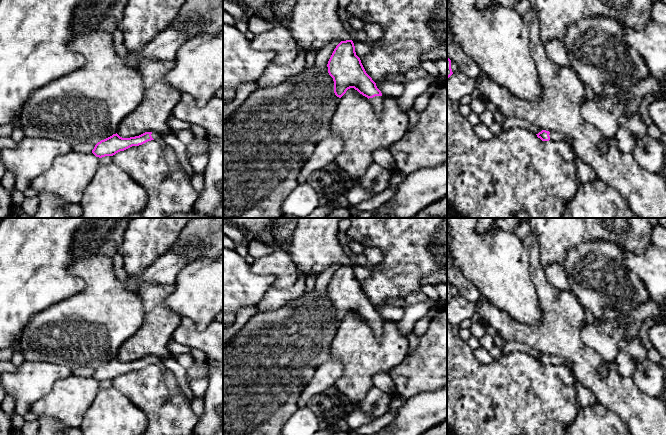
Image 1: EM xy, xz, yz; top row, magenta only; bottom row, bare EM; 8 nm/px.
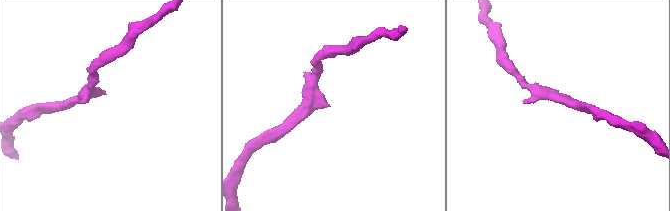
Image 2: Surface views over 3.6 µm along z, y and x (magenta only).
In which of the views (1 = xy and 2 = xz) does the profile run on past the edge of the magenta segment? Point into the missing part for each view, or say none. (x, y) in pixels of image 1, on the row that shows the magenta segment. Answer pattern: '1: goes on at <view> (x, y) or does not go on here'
1: goes on at xy (155, 136)
2: goes on at xz (377, 101)

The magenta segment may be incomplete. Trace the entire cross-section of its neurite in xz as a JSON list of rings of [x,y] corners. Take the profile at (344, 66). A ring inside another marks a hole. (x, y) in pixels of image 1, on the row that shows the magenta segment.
[[[352,40],[341,41],[334,49],[328,64],[328,73],[334,81],[334,93],[341,98],[348,89],[354,88],[367,97],[375,112],[382,117],[383,95],[376,83],[366,73],[356,55]]]

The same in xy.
[[[145,132],[139,136],[122,138],[117,133],[98,142],[92,153],[99,158],[113,156],[120,151],[124,151],[132,146],[139,146],[148,141],[156,140],[164,145],[161,136],[155,132]]]

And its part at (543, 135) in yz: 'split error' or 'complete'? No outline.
split error

